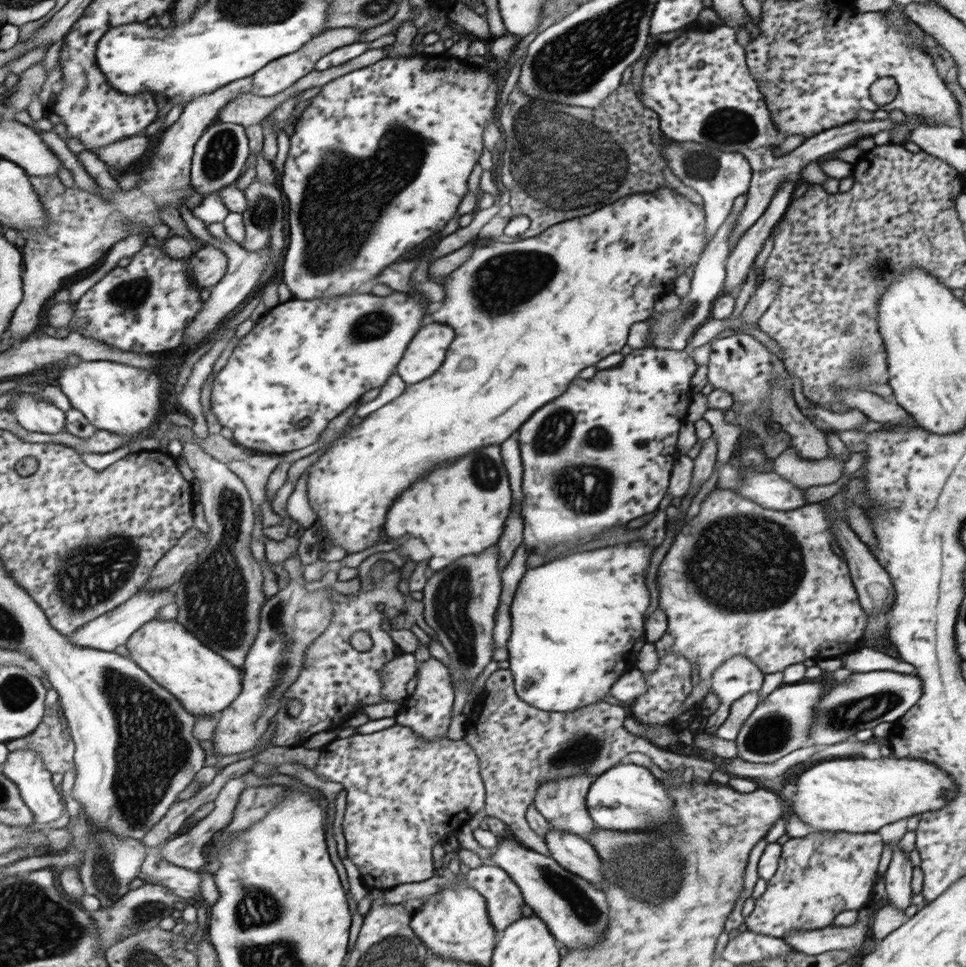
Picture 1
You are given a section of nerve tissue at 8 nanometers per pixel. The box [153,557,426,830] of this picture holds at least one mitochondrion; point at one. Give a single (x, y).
(279, 622)

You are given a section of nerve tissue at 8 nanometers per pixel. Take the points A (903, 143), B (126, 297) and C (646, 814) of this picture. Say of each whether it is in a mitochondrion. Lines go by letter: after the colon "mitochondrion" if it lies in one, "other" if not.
A: other
B: mitochondrion
C: mitochondrion

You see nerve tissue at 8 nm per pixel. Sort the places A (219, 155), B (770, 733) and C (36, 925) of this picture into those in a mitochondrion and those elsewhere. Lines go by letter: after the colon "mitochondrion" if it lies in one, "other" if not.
A: mitochondrion
B: mitochondrion
C: mitochondrion

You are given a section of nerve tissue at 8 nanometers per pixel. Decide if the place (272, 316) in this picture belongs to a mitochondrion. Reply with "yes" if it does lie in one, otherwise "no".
no

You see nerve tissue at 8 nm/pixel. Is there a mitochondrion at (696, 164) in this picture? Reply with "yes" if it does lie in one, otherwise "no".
yes

